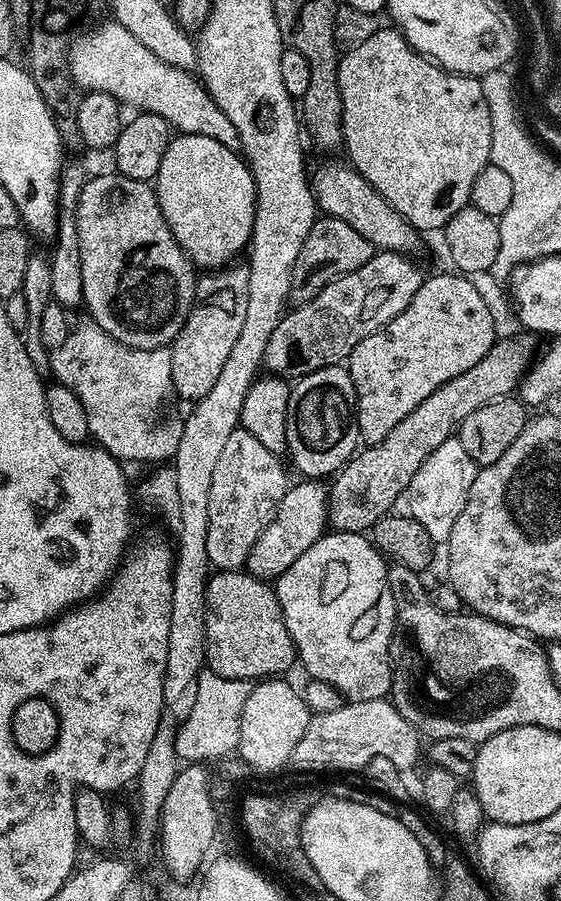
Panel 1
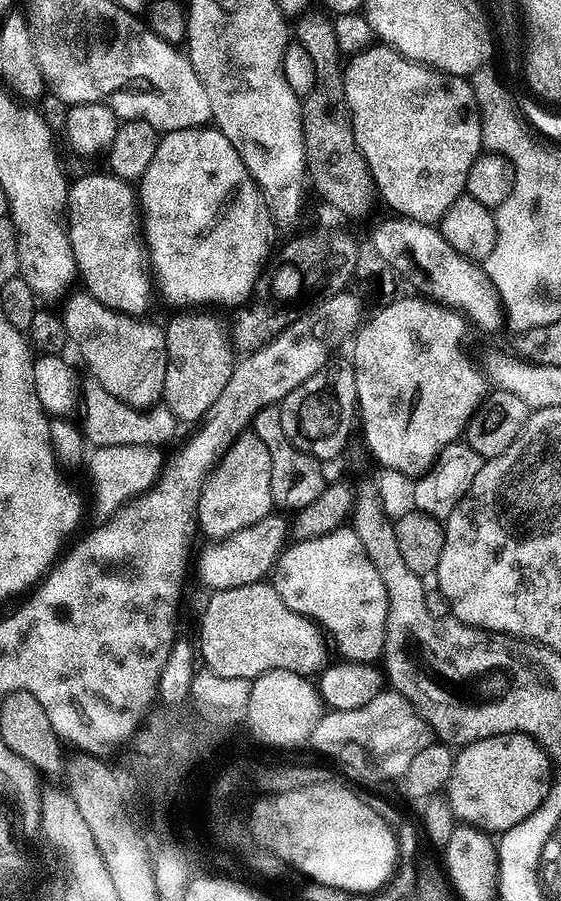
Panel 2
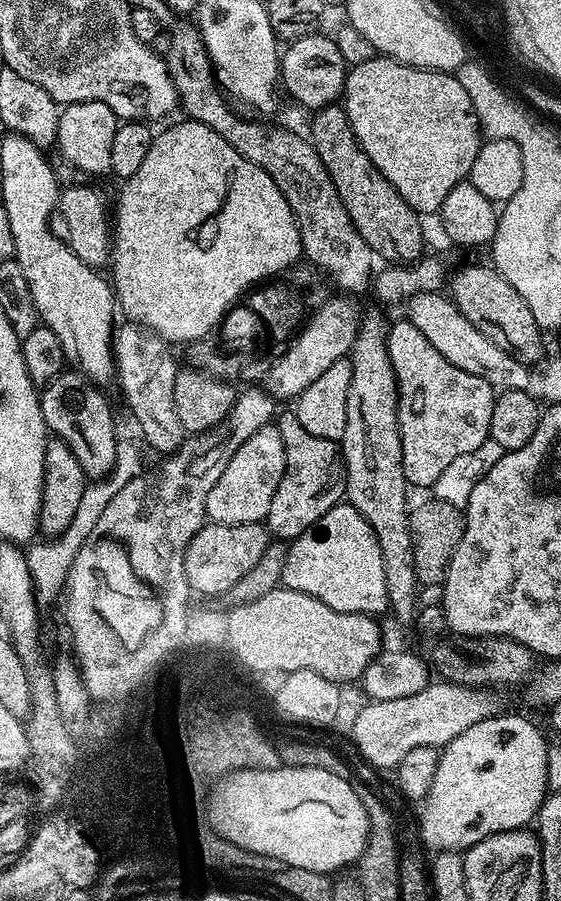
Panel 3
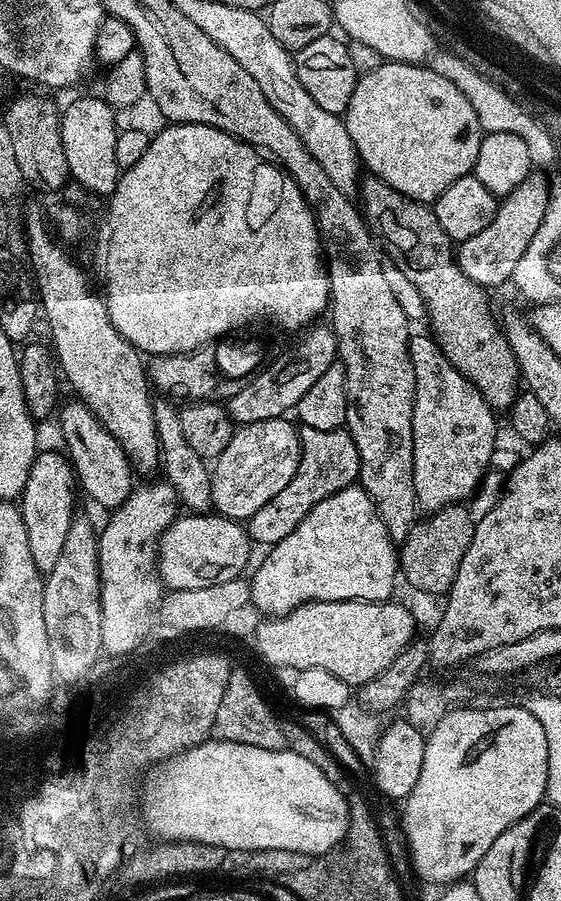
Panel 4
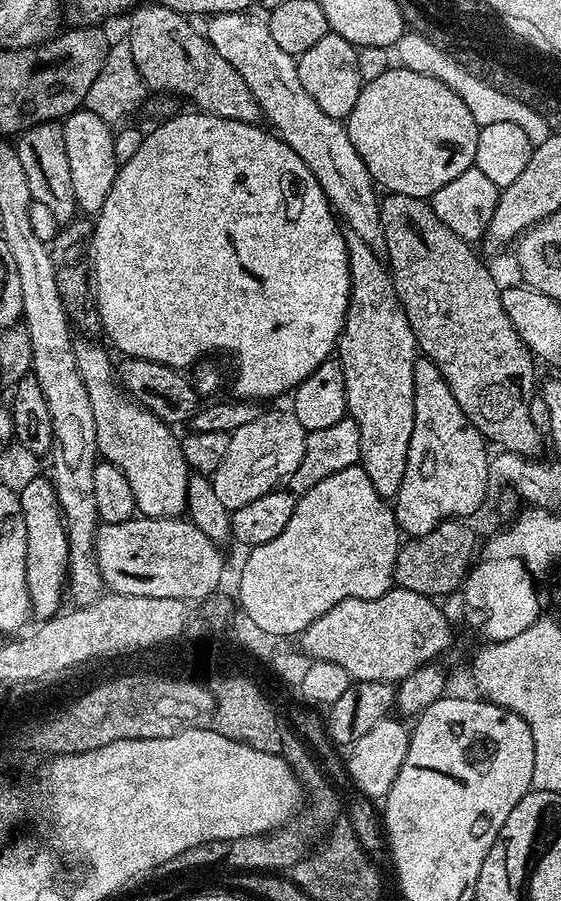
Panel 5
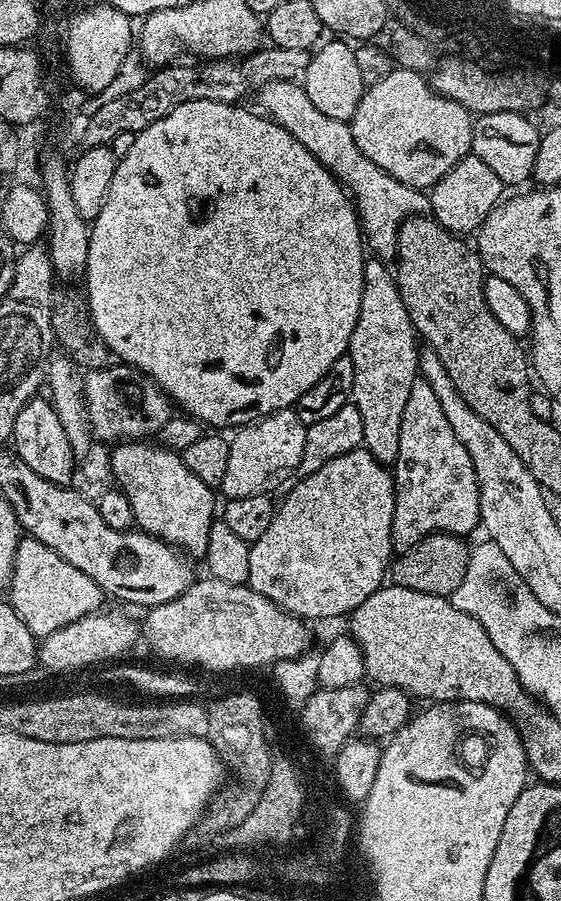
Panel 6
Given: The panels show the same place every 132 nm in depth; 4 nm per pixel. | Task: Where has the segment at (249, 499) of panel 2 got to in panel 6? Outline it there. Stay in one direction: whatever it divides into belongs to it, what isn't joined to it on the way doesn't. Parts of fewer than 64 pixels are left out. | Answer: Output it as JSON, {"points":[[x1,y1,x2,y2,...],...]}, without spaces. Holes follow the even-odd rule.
{"points":[[283,408,269,416,263,416,252,424,243,425,228,440,230,446,226,475,222,477,219,491,225,492,228,500,250,498,271,493,272,487,284,475,295,473,298,462,302,462,302,450,306,450,306,430,308,425,298,418,292,408]]}

